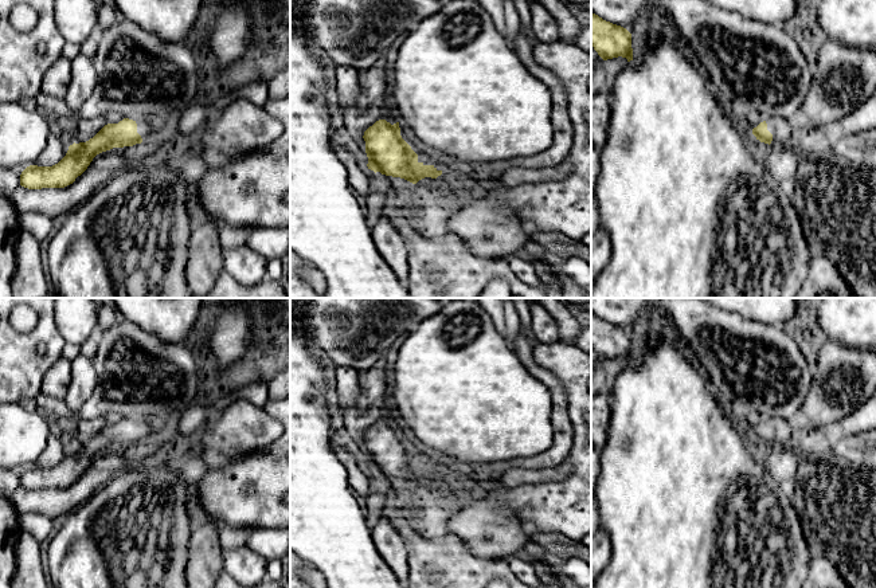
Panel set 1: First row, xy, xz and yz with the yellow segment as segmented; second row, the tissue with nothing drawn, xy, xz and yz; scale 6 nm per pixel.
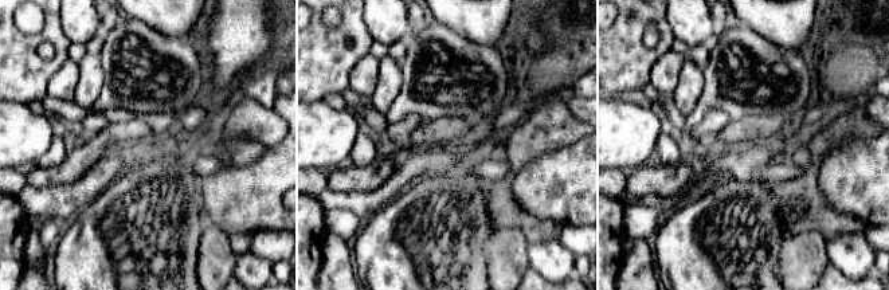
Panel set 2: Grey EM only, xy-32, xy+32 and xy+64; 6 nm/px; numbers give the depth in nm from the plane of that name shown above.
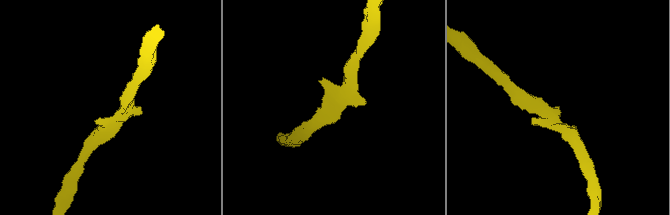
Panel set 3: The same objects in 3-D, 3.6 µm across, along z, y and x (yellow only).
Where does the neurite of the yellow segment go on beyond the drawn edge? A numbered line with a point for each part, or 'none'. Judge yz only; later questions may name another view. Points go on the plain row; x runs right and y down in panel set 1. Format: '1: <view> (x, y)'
1: yz (783, 432)

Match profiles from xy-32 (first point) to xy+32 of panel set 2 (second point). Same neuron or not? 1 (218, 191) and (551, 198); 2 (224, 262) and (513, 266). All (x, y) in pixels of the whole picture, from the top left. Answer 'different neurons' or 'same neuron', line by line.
1: same neuron
2: same neuron

